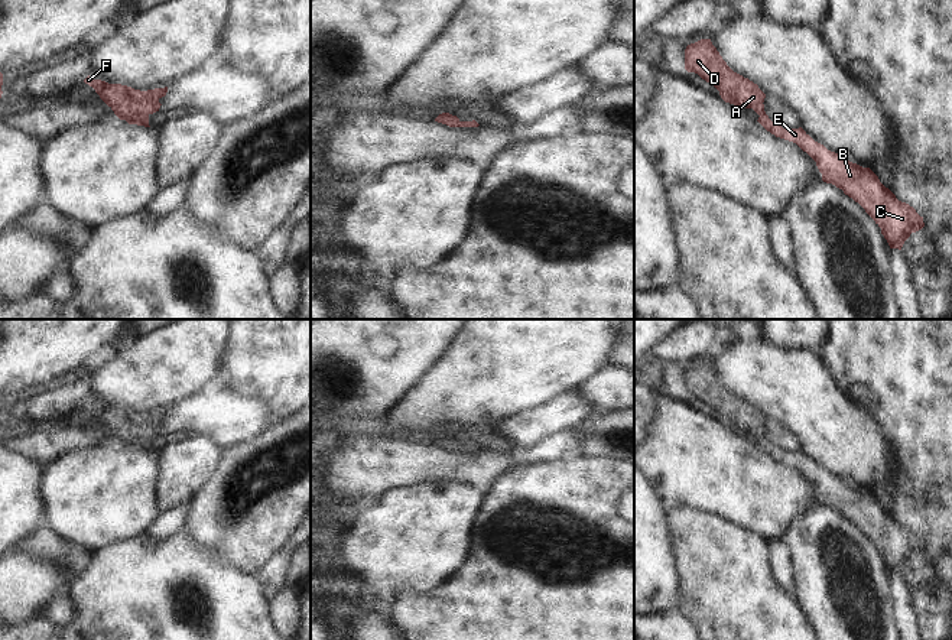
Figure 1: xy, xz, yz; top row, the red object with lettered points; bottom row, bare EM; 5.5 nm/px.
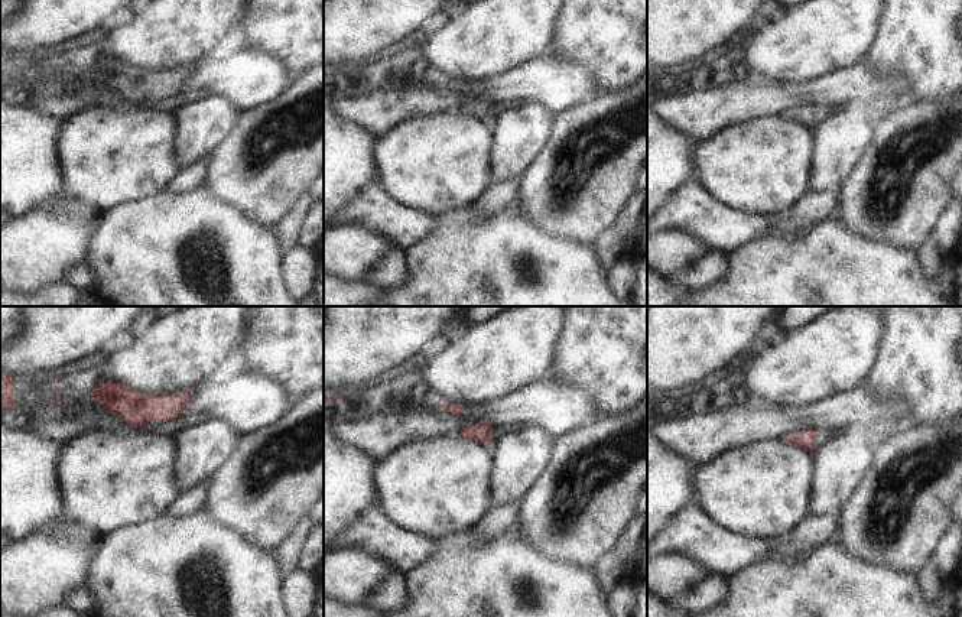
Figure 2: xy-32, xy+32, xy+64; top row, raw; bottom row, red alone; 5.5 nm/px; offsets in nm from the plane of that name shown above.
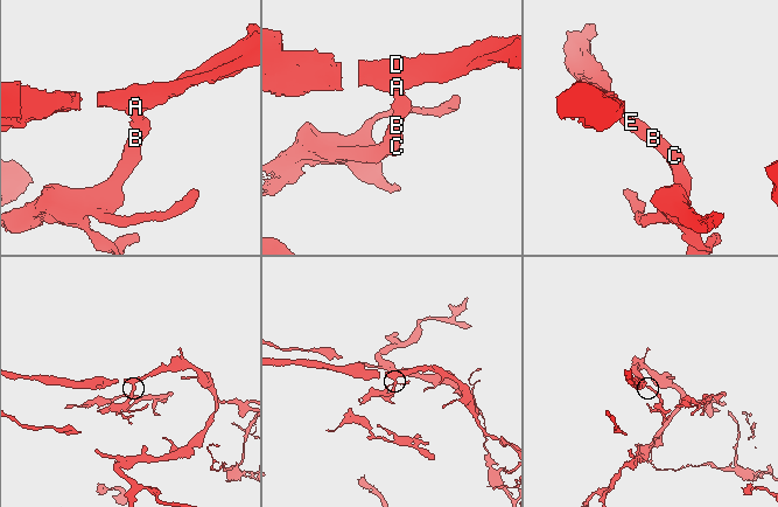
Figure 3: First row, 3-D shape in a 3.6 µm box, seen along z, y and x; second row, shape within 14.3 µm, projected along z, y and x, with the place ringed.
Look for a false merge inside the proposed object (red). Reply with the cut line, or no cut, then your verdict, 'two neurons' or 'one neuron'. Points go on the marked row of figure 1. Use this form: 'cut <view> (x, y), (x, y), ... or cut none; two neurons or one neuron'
cut none; one neuron

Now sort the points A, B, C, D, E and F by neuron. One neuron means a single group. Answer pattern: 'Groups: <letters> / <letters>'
Groups: A B C D E F

